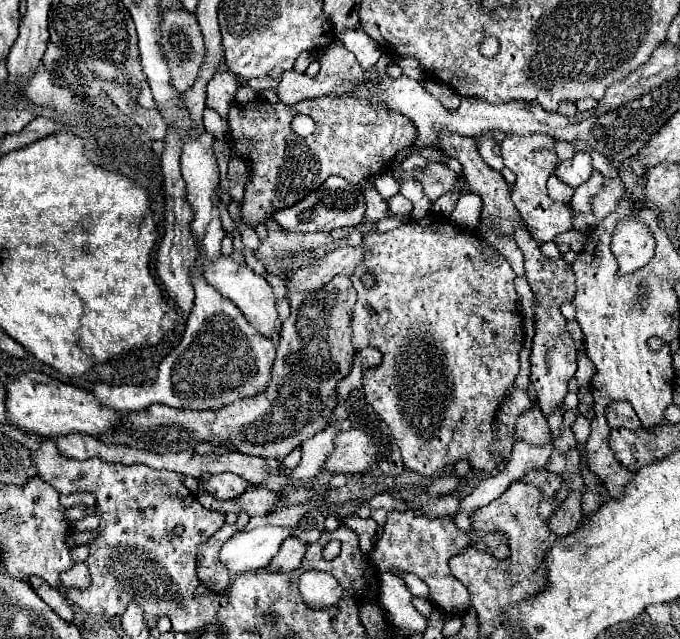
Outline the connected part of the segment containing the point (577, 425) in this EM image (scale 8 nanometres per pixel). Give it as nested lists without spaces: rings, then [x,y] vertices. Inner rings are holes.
[[[577,416],[575,422],[571,424],[571,430],[575,432],[575,438],[577,438],[577,444],[585,444],[587,438],[589,438],[589,432],[591,432],[591,426],[589,426],[589,420],[583,418],[583,416]]]

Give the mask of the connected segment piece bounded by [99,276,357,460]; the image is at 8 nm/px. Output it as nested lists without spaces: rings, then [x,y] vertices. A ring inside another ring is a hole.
[[[335,276],[327,286],[313,294],[291,294],[289,298],[291,314],[283,322],[271,380],[263,394],[235,400],[219,410],[203,412],[151,404],[145,410],[123,414],[125,418],[121,426],[113,432],[101,434],[99,440],[107,446],[121,444],[161,454],[193,450],[195,444],[205,440],[231,440],[231,444],[243,454],[283,460],[299,444],[313,438],[331,418],[335,408],[333,390],[337,382],[349,374],[353,364],[355,350],[351,344],[351,312],[357,292],[347,276]]]

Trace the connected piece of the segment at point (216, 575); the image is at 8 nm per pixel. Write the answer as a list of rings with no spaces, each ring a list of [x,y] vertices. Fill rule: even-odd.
[[[225,524],[219,532],[215,532],[209,540],[199,544],[197,548],[197,574],[199,580],[213,590],[225,592],[229,588],[229,572],[217,562],[217,554],[225,540],[229,540],[237,532],[235,524]]]

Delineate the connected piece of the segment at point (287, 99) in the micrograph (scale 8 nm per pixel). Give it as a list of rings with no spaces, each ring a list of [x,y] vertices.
[[[327,46],[327,48],[321,52],[321,58],[319,58],[319,60],[321,60],[321,72],[319,72],[315,78],[305,76],[305,74],[299,74],[299,72],[295,72],[295,70],[287,70],[287,74],[283,74],[283,76],[279,78],[279,88],[275,90],[279,102],[297,104],[297,102],[307,100],[307,98],[351,94],[351,92],[355,90],[355,86],[365,80],[365,70],[359,66],[355,54],[349,52],[349,50],[345,50],[343,46]]]

